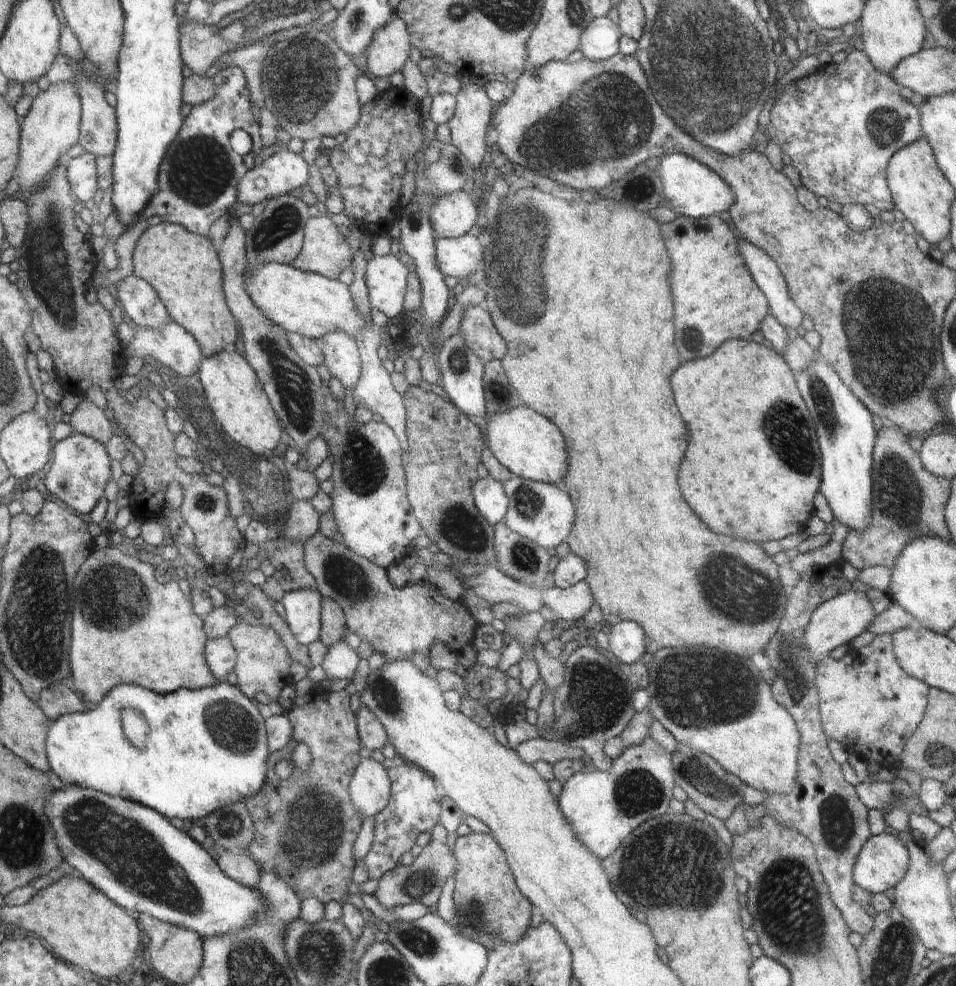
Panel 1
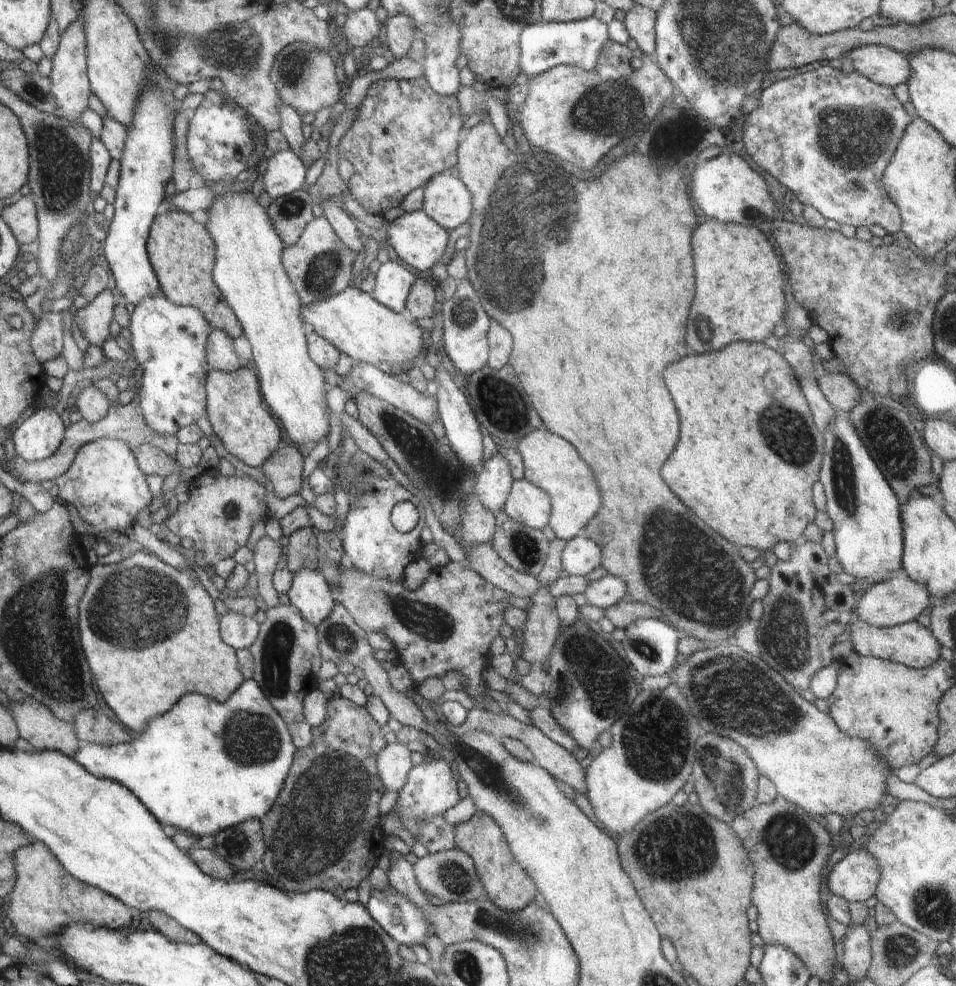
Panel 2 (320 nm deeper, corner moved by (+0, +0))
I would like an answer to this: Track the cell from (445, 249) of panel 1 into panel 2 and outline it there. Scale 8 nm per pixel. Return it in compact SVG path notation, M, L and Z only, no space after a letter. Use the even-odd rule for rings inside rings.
M422 209L405 212L389 224L388 238L385 244L392 246L398 254L398 258L406 265L420 270L427 270L442 258L446 246L448 246L448 232L444 227L440 228L439 223L431 216L427 215Z

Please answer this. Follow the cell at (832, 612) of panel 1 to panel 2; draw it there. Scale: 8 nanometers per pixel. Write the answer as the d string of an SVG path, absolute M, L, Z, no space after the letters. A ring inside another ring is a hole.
M901 573L887 581L873 584L866 591L860 593L854 613L856 618L865 620L878 628L895 627L905 622L914 621L916 616L928 607L930 598L931 594L924 585Z

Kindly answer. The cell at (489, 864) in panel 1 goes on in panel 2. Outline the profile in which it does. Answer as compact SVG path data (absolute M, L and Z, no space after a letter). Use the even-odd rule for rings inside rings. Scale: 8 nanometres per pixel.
M477 812L470 820L457 824L455 830L455 846L471 856L475 871L484 885L486 899L490 899L507 911L520 910L526 904L530 905L534 900L534 894L538 892L536 884L512 854L503 827L488 814Z

